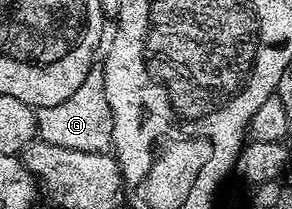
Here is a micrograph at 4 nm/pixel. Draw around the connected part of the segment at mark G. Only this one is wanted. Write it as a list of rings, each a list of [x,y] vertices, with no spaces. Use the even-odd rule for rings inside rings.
[[[93,63],[81,87],[68,100],[58,105],[39,106],[35,111],[37,135],[41,141],[95,154],[105,153],[111,147],[113,116],[106,100],[103,63]]]

